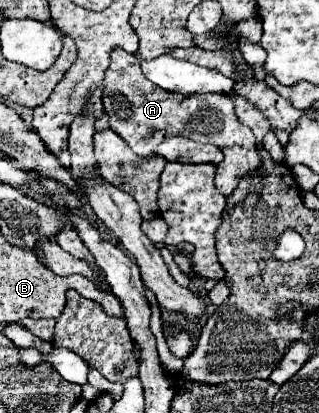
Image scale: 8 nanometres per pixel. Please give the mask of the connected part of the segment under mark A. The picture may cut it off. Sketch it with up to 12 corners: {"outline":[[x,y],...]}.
{"outline":[[123,49],[103,107],[137,155],[183,135],[217,145],[227,197],[259,167],[257,139],[225,93],[165,91]]}

